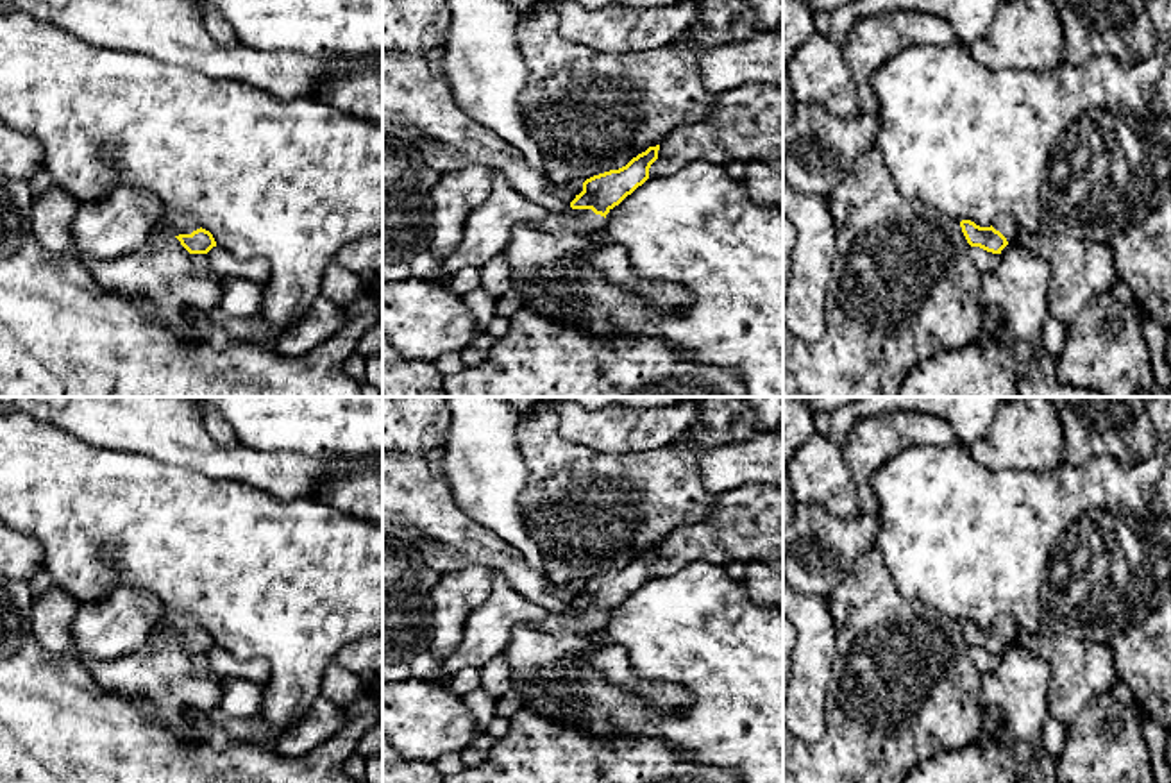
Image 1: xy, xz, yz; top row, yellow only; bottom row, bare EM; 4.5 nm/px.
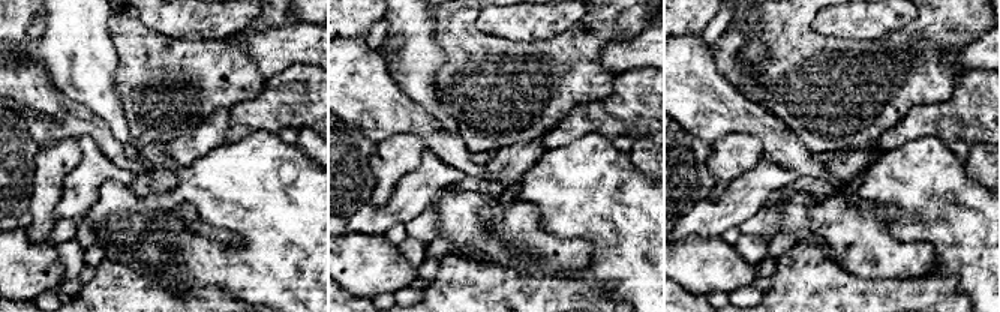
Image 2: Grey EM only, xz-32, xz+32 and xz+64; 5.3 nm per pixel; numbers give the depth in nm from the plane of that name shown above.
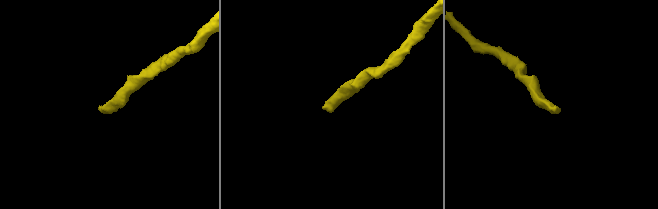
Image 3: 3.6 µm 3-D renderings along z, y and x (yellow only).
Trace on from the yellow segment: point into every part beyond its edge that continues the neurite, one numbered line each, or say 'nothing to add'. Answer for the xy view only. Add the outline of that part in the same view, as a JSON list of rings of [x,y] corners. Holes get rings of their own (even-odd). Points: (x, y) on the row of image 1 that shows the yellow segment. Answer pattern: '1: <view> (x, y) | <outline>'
1: xy (176, 222) | [[[168,211],[157,225],[172,236],[191,234],[200,229],[200,223],[193,215],[181,211]]]

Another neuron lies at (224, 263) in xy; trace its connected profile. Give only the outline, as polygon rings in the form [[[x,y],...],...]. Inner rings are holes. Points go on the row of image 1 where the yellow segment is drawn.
[[[213,247],[207,254],[211,270],[222,277],[241,277],[265,286],[268,266],[259,257],[236,257],[222,247]]]

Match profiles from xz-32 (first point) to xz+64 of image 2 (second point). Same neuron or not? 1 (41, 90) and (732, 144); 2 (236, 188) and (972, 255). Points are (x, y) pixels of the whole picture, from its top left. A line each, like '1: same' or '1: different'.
1: different
2: same

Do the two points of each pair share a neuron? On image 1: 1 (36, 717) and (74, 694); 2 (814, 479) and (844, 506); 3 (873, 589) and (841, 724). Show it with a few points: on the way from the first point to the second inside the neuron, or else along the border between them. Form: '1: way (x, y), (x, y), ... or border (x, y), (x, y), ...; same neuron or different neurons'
1: way (45, 717), (50, 717), (65, 703); same neuron
2: way (821, 487), (837, 499); same neuron
3: way (873, 623), (869, 690); same neuron

